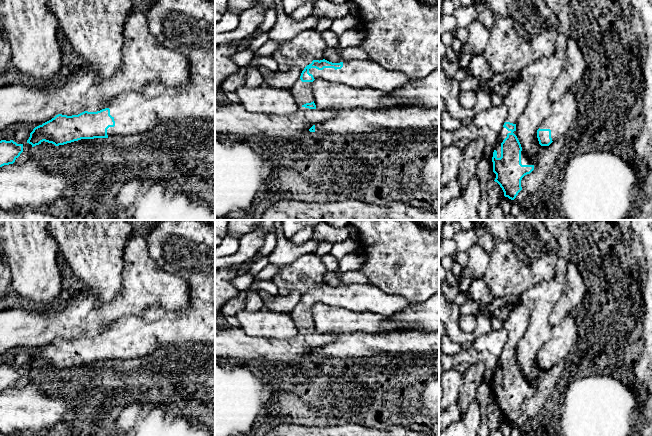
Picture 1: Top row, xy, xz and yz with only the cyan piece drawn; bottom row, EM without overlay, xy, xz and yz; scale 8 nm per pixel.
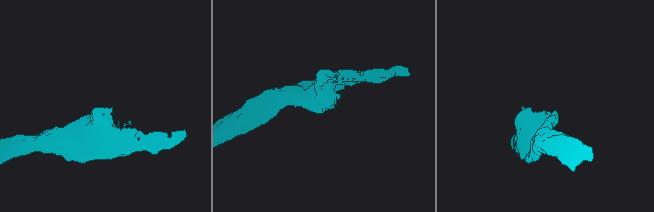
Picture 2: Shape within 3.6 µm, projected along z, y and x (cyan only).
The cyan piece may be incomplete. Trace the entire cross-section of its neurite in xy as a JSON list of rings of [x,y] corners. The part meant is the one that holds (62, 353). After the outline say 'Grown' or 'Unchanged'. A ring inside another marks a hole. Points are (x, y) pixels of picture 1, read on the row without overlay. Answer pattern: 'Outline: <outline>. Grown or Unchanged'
Outline: [[[157,220],[155,226],[145,236],[149,254],[168,273],[185,279],[190,286],[190,301],[185,311],[165,311],[152,307],[142,315],[129,315],[113,322],[97,336],[84,335],[78,339],[58,338],[39,349],[30,357],[27,367],[32,371],[43,365],[55,370],[81,363],[111,362],[115,360],[137,360],[150,355],[158,346],[181,342],[215,343],[215,226],[203,220]]]. Grown

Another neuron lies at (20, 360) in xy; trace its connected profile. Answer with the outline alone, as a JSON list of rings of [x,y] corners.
[[[17,352],[13,359],[13,365],[17,368],[23,369],[23,376],[20,378],[18,382],[15,384],[15,388],[22,389],[26,387],[31,382],[31,372],[32,369],[27,366],[30,361],[29,355],[23,352]]]

